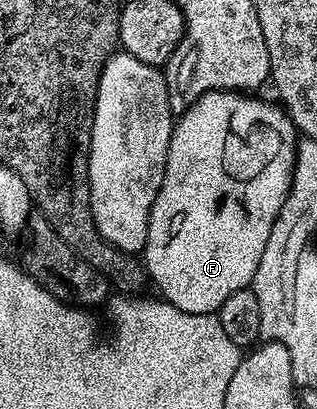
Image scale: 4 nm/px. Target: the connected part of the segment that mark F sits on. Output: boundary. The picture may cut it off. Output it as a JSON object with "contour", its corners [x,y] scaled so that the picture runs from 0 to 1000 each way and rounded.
{"contour":[[[675,222],[631,235],[549,298],[549,320],[536,325],[536,350],[530,352],[517,440],[505,450],[505,469],[492,469],[492,489],[479,499],[467,528],[454,658],[479,699],[502,709],[495,716],[568,763],[675,768],[694,753],[694,743],[707,743],[707,733],[719,733],[719,724],[732,724],[732,714],[773,709],[801,687],[808,655],[820,645],[820,626],[833,626],[833,597],[845,597],[845,577],[858,577],[858,557],[896,509],[896,489],[915,477],[915,452],[927,438],[927,381],[934,374],[927,303],[902,281],[899,269],[880,264],[861,247],[855,249],[823,249],[814,235],[779,235],[763,225]]]}

